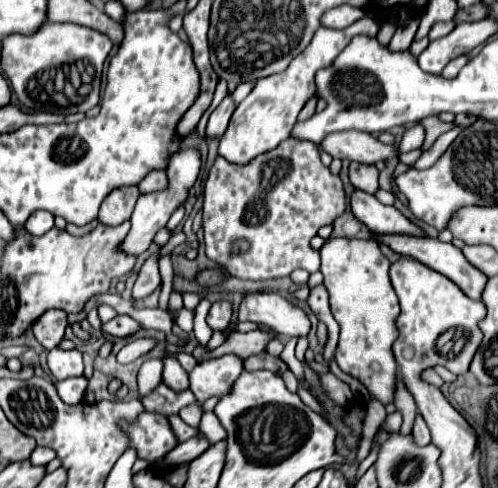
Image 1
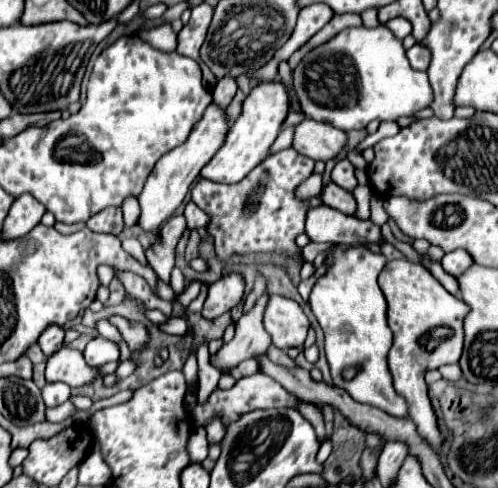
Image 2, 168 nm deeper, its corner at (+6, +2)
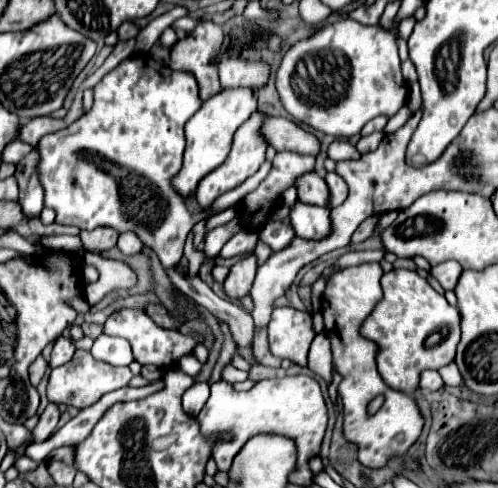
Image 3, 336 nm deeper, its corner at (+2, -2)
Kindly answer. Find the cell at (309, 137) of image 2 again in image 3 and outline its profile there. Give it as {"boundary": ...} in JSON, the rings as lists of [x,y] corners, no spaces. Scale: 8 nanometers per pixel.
{"boundary":[[[268,116],[264,122],[264,136],[268,138],[268,144],[274,146],[278,152],[290,150],[310,156],[320,154],[320,140],[288,118]]]}

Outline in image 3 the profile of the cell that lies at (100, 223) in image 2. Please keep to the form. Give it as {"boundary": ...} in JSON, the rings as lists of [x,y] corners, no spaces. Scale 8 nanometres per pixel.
{"boundary":[[[98,226],[94,230],[82,230],[80,236],[82,236],[82,242],[84,242],[86,250],[90,250],[90,252],[106,252],[112,246],[116,246],[120,232],[110,228],[110,226]]]}

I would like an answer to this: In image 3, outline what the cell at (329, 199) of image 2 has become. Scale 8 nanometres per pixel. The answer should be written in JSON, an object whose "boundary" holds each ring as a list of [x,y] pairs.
{"boundary":[[[316,172],[312,174],[304,174],[304,178],[296,180],[298,186],[298,200],[304,204],[314,204],[314,206],[330,206],[330,188],[324,182],[324,178],[320,178]]]}

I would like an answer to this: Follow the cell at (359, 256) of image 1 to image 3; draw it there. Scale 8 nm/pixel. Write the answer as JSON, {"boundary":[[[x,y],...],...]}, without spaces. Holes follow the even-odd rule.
{"boundary":[[[378,262],[360,264],[354,268],[344,268],[330,276],[326,290],[322,294],[322,316],[324,316],[324,334],[332,342],[332,364],[334,372],[342,374],[344,380],[338,384],[338,394],[344,404],[344,436],[350,442],[358,444],[358,460],[368,468],[382,468],[392,456],[406,454],[406,450],[418,440],[424,418],[412,396],[392,390],[386,386],[376,368],[378,344],[366,340],[360,334],[362,322],[382,300],[380,276],[382,268]],[[376,396],[384,396],[382,412],[368,416],[366,406]]]}

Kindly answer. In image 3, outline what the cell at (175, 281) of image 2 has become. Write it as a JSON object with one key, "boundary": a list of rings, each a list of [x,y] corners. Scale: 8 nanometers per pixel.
{"boundary":[[[134,54],[134,56],[126,58],[126,60],[122,60],[112,72],[108,72],[108,74],[92,88],[92,92],[94,92],[94,106],[90,108],[88,114],[84,114],[84,118],[72,122],[70,126],[62,128],[62,130],[58,130],[58,132],[46,134],[46,136],[40,138],[40,142],[36,144],[36,152],[38,152],[38,156],[40,156],[40,158],[38,158],[38,180],[40,180],[42,188],[44,188],[44,206],[46,206],[46,208],[52,208],[52,210],[56,212],[56,222],[58,222],[58,224],[78,226],[80,230],[92,230],[92,228],[96,228],[96,226],[112,226],[112,228],[116,228],[118,232],[128,232],[128,230],[132,230],[132,232],[136,232],[136,234],[142,238],[144,246],[152,248],[152,250],[158,254],[158,258],[160,258],[160,262],[162,262],[164,268],[176,268],[176,264],[178,264],[180,258],[182,258],[182,248],[184,248],[186,236],[190,234],[190,230],[192,230],[192,226],[198,222],[198,218],[194,218],[194,216],[186,210],[184,200],[180,200],[180,196],[172,190],[170,178],[172,178],[174,174],[178,174],[178,170],[180,170],[180,166],[182,166],[184,124],[186,124],[186,122],[200,110],[200,106],[202,106],[202,100],[200,100],[200,96],[198,96],[198,82],[196,82],[196,78],[194,78],[192,72],[186,72],[186,70],[174,72],[174,70],[168,68],[168,66],[158,66],[150,56]]]}

